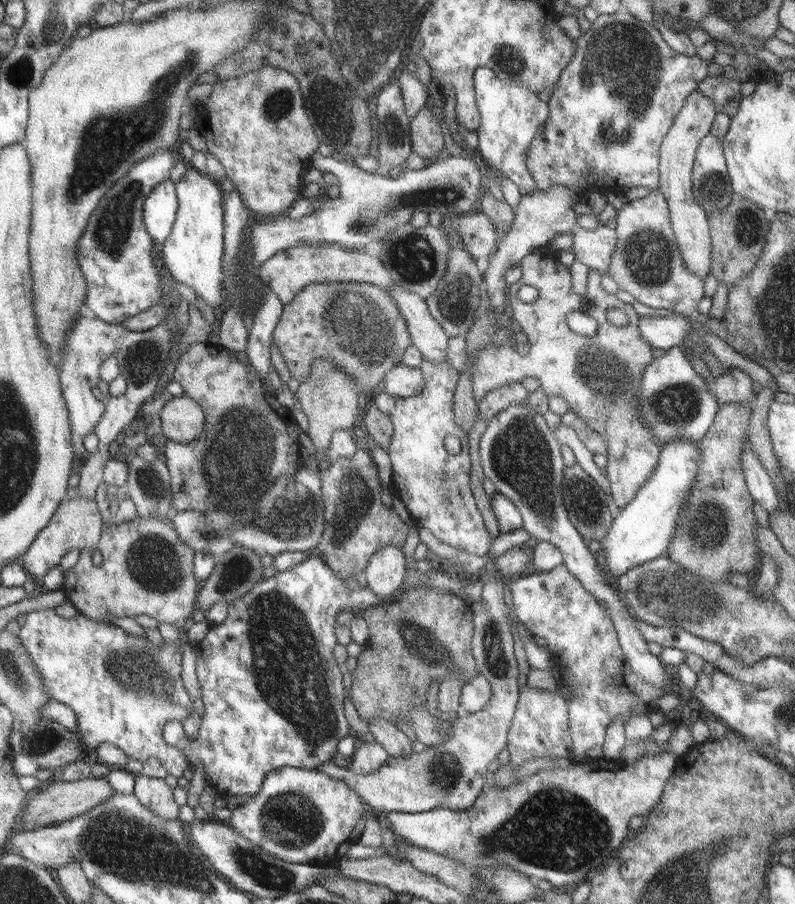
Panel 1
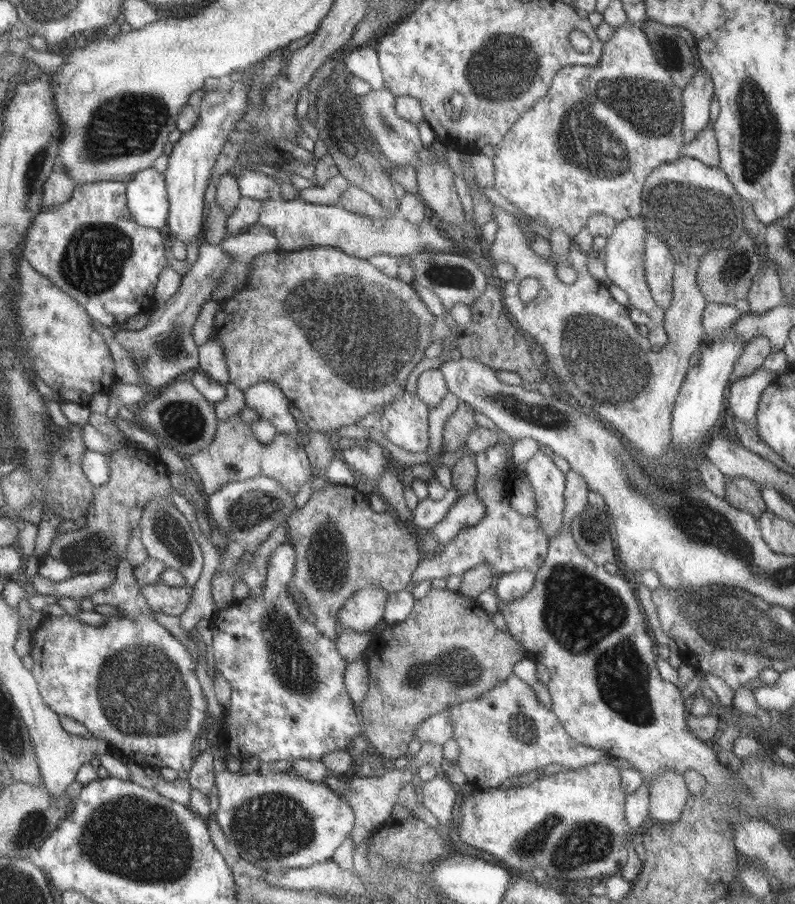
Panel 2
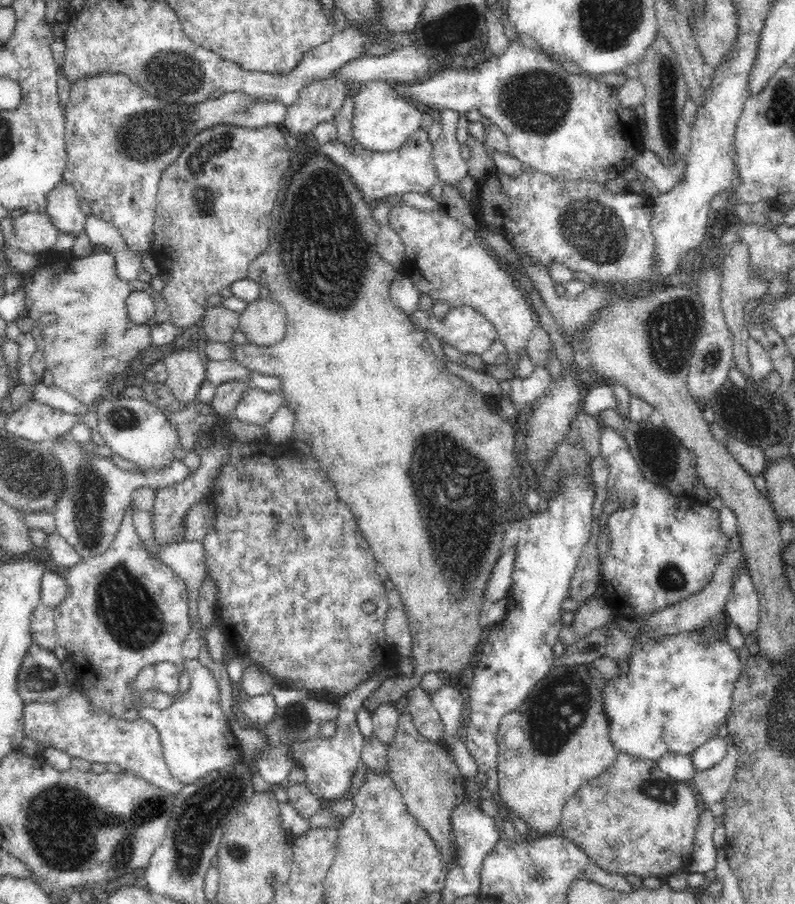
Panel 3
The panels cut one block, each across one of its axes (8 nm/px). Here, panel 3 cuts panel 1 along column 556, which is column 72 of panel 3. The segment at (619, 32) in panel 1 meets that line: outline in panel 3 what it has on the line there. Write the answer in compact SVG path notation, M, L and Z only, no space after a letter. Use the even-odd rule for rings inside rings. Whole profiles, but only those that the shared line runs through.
M104 75L70 84L65 112L67 165L63 179L75 187L80 200L88 202L92 216L114 225L131 251L151 253L160 174L180 156L193 136L212 124L234 124L244 128L264 128L268 124L281 127L287 107L276 101L260 102L241 92L224 93L217 99L208 98L203 103L184 106L142 92L132 80L125 77Z

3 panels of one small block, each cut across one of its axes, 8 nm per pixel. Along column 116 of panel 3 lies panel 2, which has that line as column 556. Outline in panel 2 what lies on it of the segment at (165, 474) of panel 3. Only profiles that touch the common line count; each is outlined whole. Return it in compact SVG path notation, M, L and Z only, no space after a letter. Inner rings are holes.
M538 451L528 462L524 471L515 468L516 475L526 474L526 478L535 494L536 512L533 514L540 523L541 529L552 538L559 533L563 521L563 510L566 475L554 464L553 458Z

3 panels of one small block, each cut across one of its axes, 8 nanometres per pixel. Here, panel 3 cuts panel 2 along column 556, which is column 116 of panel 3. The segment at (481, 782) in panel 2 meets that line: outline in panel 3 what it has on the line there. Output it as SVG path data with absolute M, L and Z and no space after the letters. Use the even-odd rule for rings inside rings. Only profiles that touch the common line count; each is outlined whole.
M72 692L54 702L40 702L25 704L23 712L24 736L42 744L44 748L58 748L67 752L72 758L84 758L90 763L118 764L123 771L130 771L148 783L160 787L173 795L180 792L183 784L170 774L170 769L163 757L163 748L159 732L143 718L137 721L128 721L124 716L111 716L111 713L96 709L88 697L82 692Z

